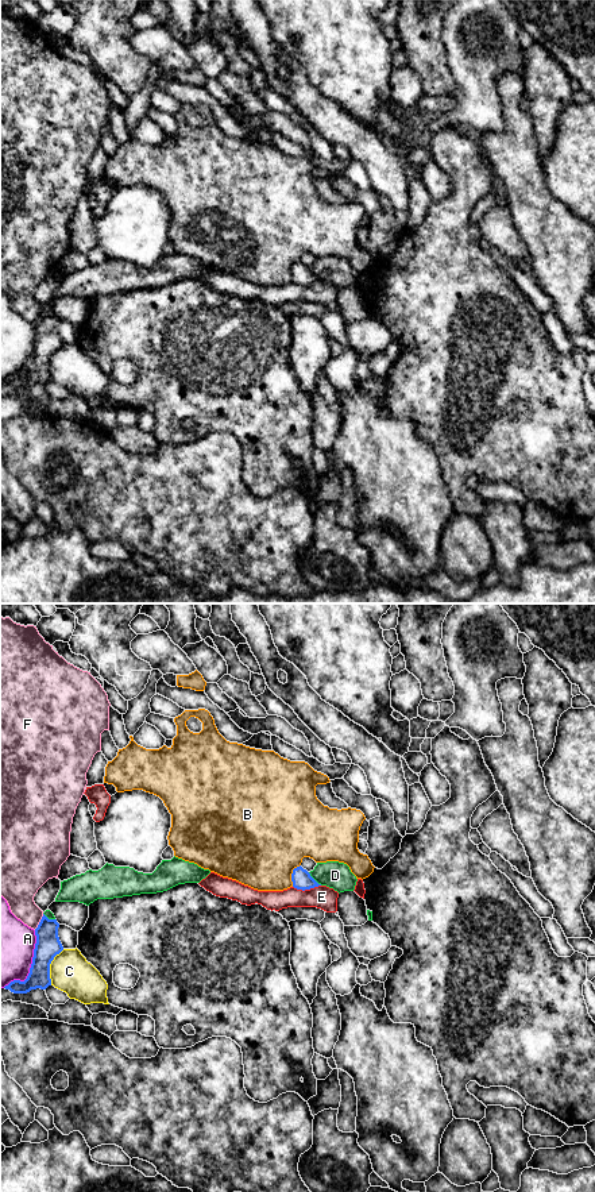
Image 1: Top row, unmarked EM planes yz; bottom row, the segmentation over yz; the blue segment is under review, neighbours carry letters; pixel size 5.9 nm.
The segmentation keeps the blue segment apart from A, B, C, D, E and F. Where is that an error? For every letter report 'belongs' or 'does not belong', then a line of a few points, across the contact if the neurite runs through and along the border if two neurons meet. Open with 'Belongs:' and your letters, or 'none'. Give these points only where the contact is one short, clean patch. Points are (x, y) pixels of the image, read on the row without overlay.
Belongs: none
A: does not belong
B: does not belong
C: does not belong
D: does not belong
E: does not belong; line yz (320, 280), (304, 285), (293, 282)
F: does not belong

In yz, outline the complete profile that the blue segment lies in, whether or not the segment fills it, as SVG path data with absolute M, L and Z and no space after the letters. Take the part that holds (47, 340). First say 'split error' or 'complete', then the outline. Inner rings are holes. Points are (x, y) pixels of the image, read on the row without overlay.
complete; M45 309L35 324L36 339L34 344L30 369L24 377L13 375L5 385L13 389L27 389L31 385L46 385L51 381L50 359L57 350L63 346L58 332L59 319L57 315L49 315Z

